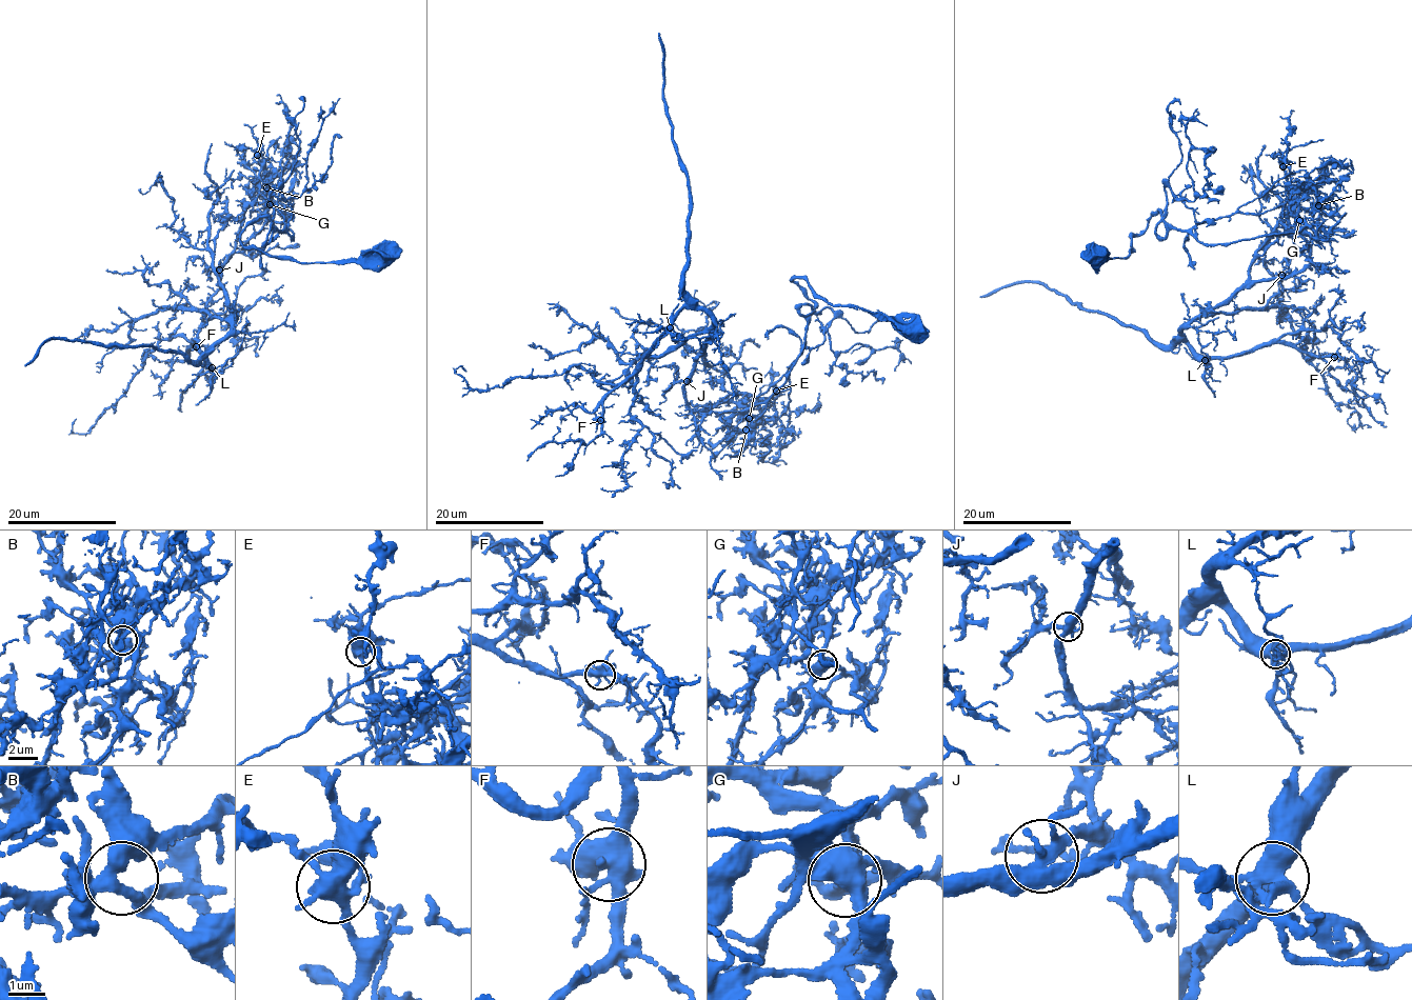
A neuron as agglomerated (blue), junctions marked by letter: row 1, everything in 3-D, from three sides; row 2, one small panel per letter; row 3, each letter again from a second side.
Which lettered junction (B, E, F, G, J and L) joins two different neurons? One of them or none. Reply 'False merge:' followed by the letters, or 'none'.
False merge: G

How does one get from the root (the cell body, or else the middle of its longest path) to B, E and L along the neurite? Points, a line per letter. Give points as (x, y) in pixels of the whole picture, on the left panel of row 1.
B: (388, 256), (313, 263), (243, 246), (241, 232), (260, 217), (294, 239), (284, 224), (267, 220), (266, 187)
E: (388, 256), (313, 263), (243, 246), (241, 232), (260, 217), (285, 227), (260, 193), (257, 155)
L: (388, 256), (243, 246), (260, 217), (285, 227), (259, 193), (215, 240), (231, 328), (212, 367)

